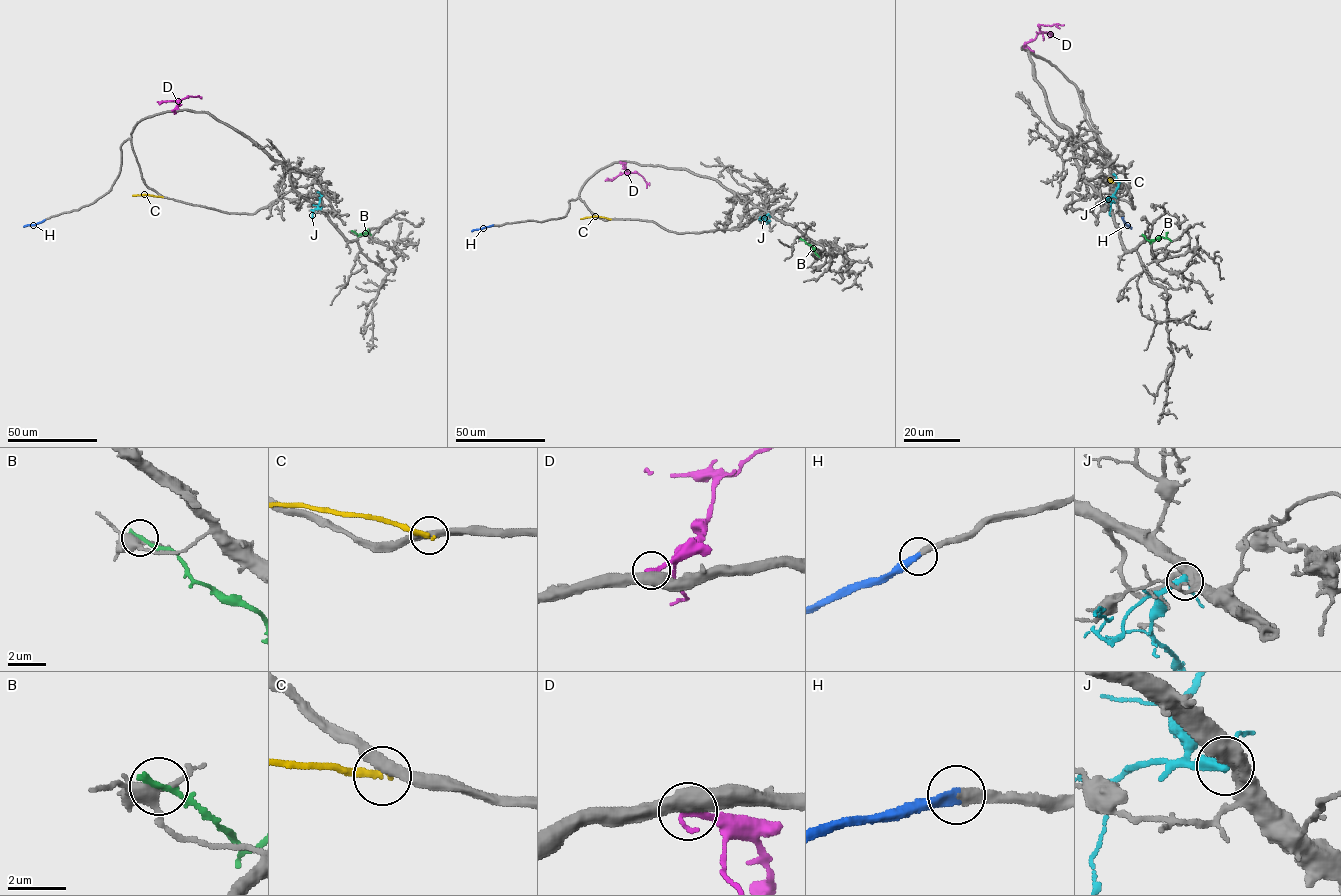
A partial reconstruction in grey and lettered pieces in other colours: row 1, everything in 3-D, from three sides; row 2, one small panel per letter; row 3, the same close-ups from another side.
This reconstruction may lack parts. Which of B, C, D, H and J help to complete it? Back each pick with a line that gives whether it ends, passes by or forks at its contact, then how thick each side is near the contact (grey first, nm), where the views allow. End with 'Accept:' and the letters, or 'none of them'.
H: it ends; calibres 360 and 360 nm
Accept: H

